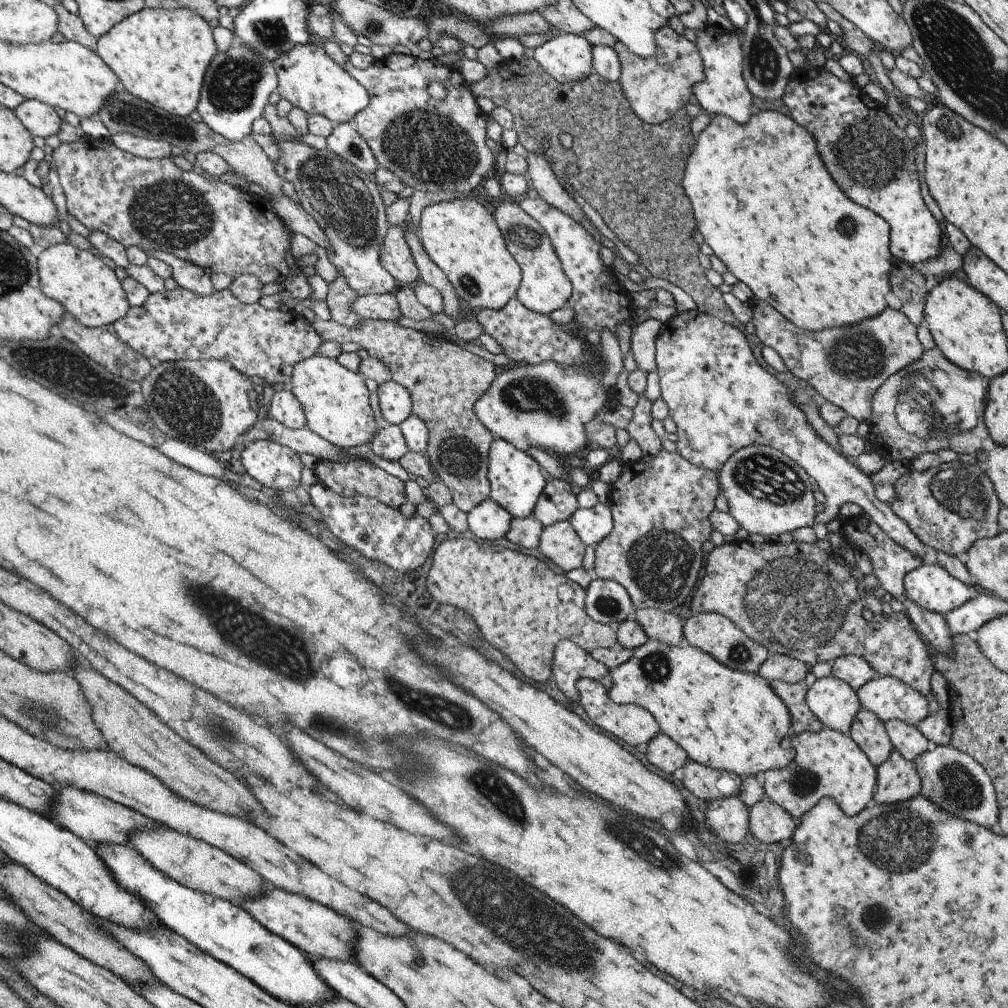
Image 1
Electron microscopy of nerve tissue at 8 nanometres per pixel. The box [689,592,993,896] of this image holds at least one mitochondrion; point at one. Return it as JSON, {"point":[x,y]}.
{"point":[902,829]}

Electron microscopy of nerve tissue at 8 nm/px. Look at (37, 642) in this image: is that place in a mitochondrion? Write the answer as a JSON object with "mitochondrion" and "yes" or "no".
{"mitochondrion":"no"}

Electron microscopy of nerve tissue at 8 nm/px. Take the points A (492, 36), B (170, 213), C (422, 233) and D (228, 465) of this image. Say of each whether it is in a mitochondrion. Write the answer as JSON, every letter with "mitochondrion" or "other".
{"A":"other","B":"mitochondrion","C":"other","D":"other"}

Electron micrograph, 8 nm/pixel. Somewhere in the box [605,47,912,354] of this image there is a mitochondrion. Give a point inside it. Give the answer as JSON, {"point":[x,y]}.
{"point":[847,226]}

